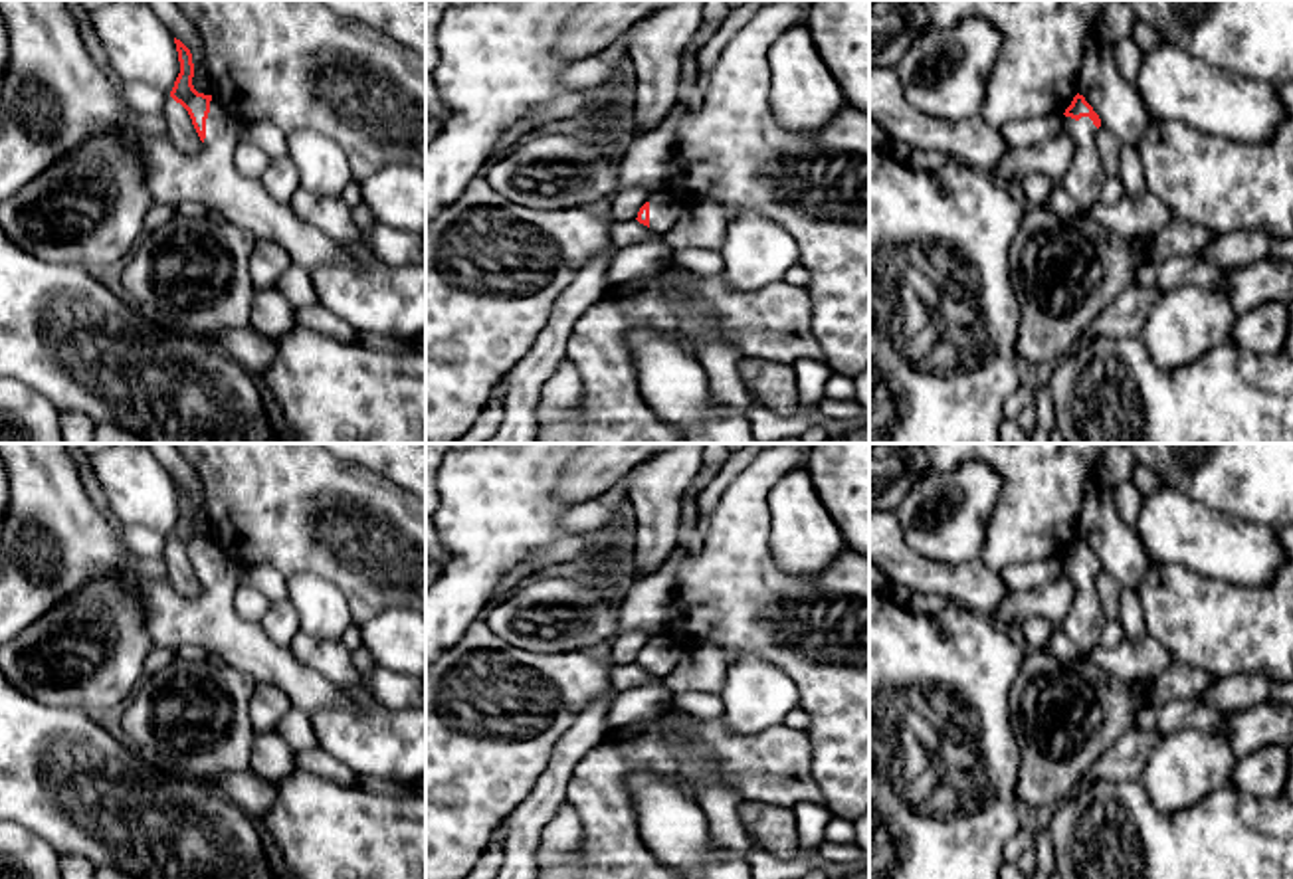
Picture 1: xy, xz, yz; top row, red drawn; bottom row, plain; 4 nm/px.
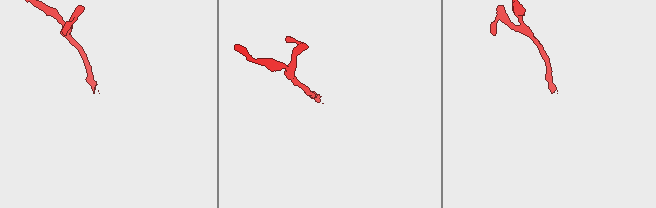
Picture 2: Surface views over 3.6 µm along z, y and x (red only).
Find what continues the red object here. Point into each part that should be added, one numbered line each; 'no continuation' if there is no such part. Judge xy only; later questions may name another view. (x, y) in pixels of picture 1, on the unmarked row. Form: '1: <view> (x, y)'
1: xy (54, 539)

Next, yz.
1: yz (1086, 618)

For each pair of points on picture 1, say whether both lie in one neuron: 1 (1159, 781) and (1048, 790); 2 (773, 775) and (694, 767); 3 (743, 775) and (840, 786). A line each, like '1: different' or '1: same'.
1: different
2: different
3: different

